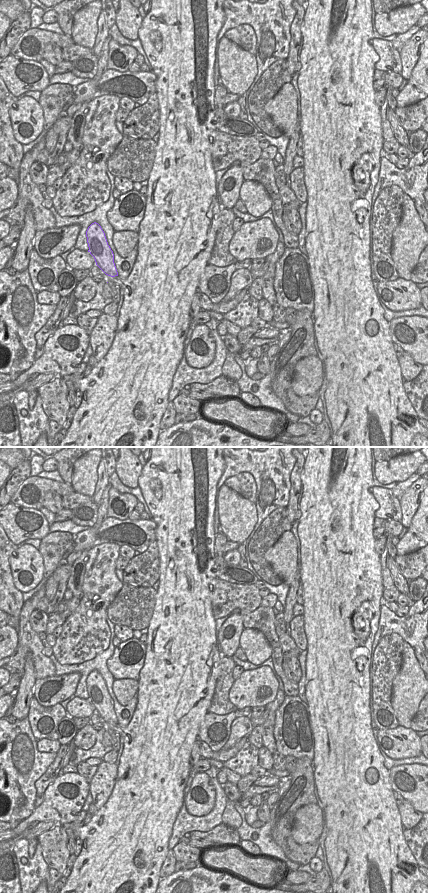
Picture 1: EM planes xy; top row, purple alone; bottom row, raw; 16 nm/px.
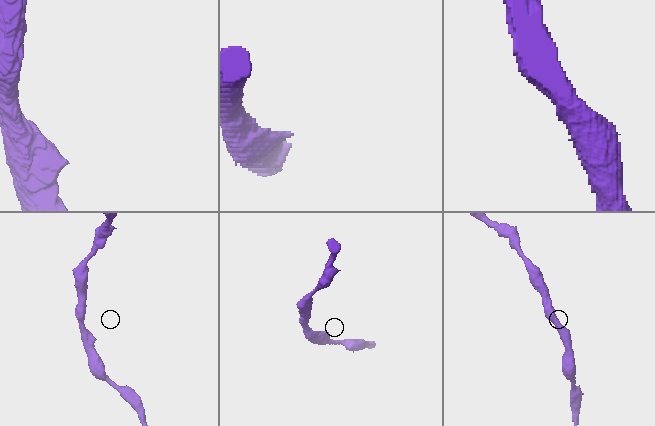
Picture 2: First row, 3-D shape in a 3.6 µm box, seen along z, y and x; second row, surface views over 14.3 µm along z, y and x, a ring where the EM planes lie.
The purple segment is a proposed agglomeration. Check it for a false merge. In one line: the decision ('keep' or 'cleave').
keep

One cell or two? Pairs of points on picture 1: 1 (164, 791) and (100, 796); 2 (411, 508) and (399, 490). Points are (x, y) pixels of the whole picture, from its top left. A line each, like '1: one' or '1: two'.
1: two
2: two

